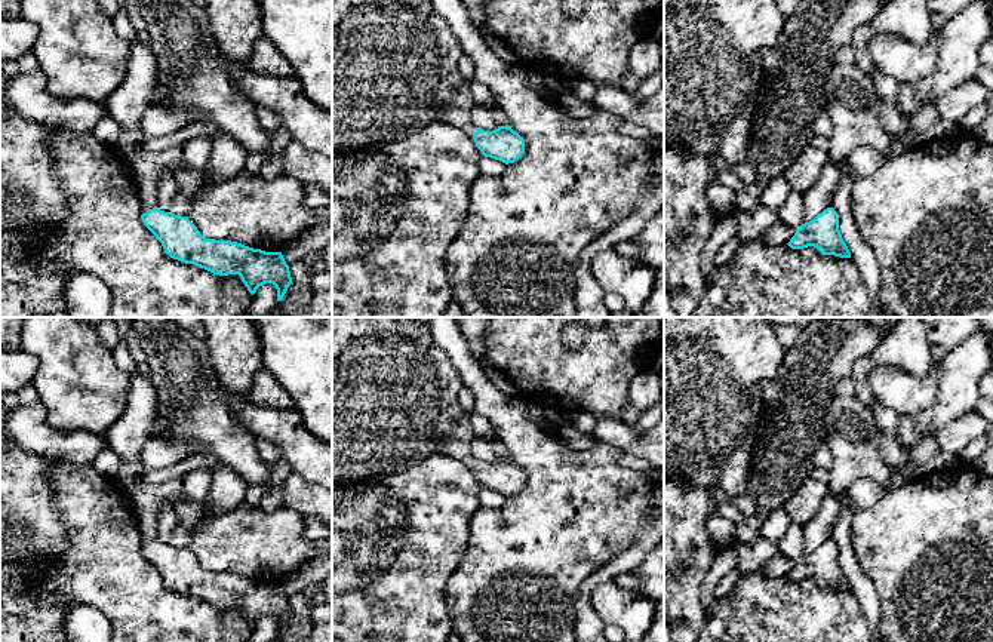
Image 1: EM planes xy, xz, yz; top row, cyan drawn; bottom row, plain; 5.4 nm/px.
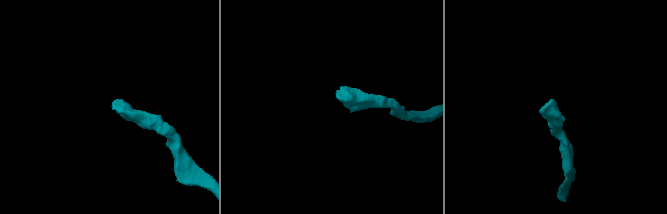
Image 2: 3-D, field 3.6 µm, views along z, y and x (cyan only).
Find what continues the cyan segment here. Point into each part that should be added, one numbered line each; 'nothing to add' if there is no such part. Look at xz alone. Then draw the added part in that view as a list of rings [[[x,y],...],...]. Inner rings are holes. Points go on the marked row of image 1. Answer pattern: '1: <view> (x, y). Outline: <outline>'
1: xz (394, 63). Outline: [[[332,0],[332,151],[366,150],[406,139],[428,122],[446,122],[470,136],[474,98],[459,70],[462,46],[431,0]]]

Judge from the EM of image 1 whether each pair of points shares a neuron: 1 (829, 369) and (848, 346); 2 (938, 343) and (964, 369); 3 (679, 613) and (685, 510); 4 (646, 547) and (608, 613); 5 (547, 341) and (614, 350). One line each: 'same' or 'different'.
1: same
2: different
3: same
4: different
5: same

